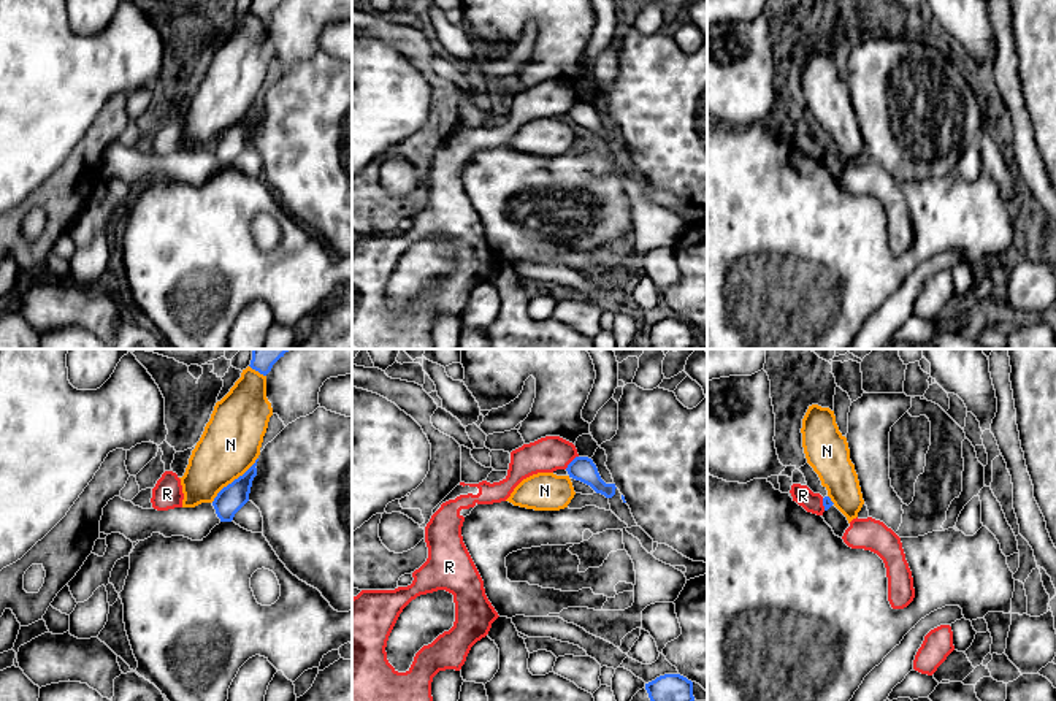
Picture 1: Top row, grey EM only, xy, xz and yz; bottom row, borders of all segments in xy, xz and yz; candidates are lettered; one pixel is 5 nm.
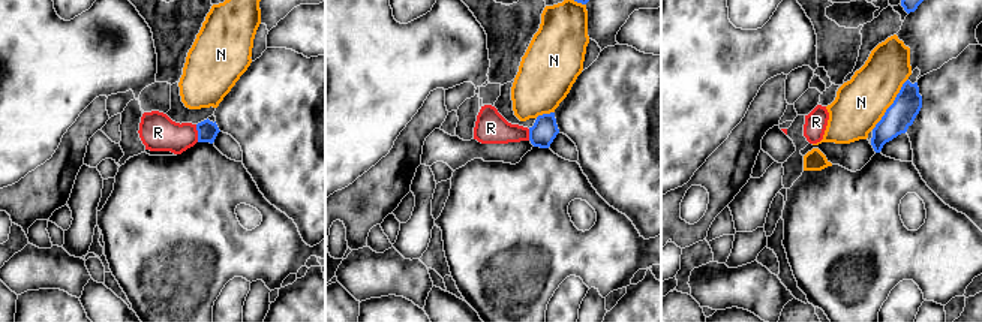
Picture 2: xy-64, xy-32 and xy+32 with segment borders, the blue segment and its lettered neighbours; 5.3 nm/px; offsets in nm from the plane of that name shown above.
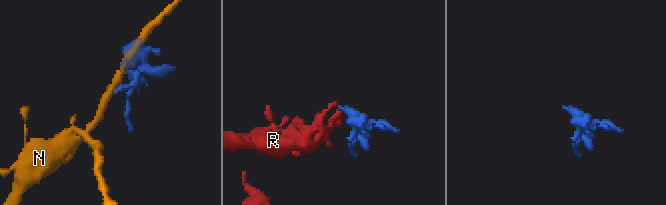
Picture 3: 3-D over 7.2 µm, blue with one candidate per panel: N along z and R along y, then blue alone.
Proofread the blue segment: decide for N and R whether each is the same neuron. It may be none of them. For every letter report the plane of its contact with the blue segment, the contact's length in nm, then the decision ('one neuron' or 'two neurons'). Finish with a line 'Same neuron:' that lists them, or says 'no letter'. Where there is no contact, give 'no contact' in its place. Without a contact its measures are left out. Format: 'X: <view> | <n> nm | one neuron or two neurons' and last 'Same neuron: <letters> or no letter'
N: xy | 340 nm | two neurons
R: xz | 100 nm | two neurons
Same neuron: no letter

